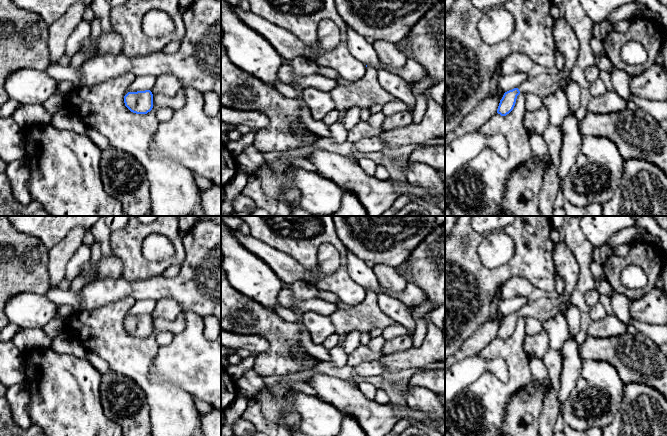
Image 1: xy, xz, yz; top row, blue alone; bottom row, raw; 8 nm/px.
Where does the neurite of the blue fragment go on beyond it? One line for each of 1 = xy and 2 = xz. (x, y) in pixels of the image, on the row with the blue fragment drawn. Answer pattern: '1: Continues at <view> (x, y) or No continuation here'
1: No continuation here
2: No continuation here

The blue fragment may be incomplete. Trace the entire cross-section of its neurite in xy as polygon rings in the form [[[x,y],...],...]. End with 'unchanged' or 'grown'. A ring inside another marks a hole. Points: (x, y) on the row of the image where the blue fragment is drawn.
[[[150,90],[128,92],[124,96],[124,103],[133,113],[147,114],[153,108],[153,94]]]; unchanged

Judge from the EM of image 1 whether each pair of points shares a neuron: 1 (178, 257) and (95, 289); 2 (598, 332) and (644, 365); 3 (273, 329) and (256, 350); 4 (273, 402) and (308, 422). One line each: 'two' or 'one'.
1: two
2: two
3: two
4: one

